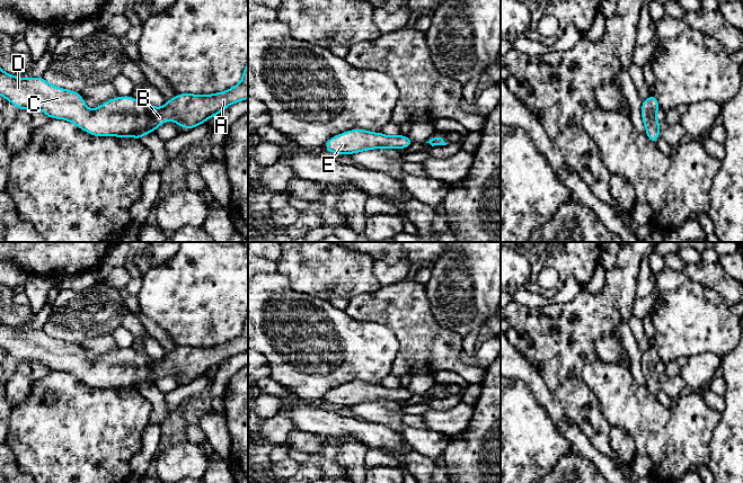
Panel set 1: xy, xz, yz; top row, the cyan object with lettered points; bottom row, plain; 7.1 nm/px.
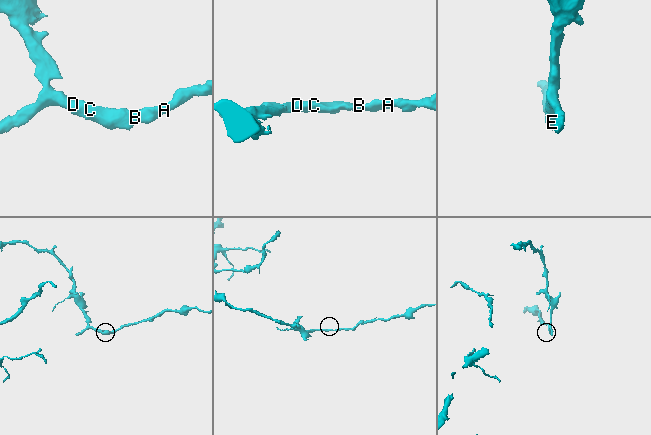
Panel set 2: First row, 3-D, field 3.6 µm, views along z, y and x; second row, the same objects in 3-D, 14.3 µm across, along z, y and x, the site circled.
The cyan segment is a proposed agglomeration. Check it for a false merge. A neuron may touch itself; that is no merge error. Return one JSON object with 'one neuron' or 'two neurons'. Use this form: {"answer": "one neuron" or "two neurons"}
{"answer": "one neuron"}

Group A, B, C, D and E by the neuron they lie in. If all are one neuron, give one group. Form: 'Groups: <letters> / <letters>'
Groups: A B C D E

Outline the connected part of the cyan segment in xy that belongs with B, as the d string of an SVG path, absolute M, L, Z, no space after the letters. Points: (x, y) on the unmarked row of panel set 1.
M248 314L239 337L214 347L198 348L192 346L177 347L167 352L161 360L152 359L148 355L138 355L132 348L117 349L103 356L99 360L88 361L79 345L69 343L47 336L42 329L27 332L9 328L0 320L0 347L19 361L39 361L50 370L61 370L76 376L79 381L95 388L134 388L141 393L145 385L152 385L163 374L173 372L183 381L193 381L210 369L215 369L228 358L248 350Z

